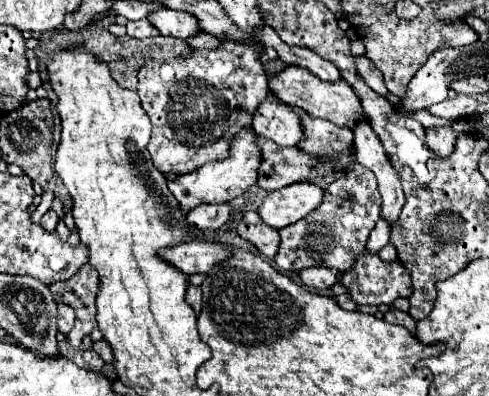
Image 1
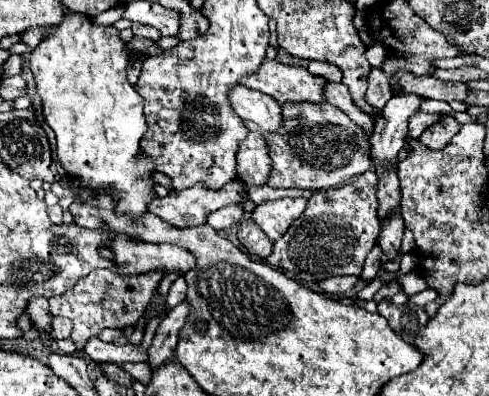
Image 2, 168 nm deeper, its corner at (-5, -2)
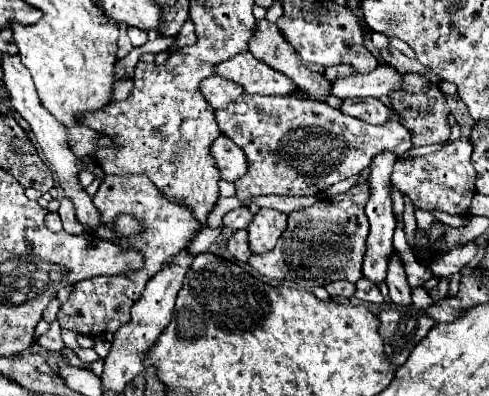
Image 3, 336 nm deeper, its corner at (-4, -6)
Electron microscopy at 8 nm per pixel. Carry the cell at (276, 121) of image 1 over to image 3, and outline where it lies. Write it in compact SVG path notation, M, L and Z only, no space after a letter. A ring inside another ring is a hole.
M210 76L200 84L200 90L204 94L204 98L208 100L208 104L216 110L216 108L226 108L232 100L236 100L238 96L244 94L244 90L240 90L240 84L232 84L230 80L224 80L220 76Z

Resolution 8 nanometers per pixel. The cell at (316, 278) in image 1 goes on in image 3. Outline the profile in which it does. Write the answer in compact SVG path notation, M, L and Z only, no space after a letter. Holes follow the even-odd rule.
M340 280L340 282L332 282L332 284L328 284L328 286L324 286L326 290L328 290L328 294L330 296L346 296L346 298L350 298L350 296L354 296L354 284L352 282L348 282L348 280Z

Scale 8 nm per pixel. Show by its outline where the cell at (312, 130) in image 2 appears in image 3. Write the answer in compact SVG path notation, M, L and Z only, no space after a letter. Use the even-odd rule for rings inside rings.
M244 94L240 100L232 102L228 108L216 110L216 120L224 136L234 140L246 154L250 166L246 176L236 180L236 198L248 200L250 196L262 194L280 194L280 196L304 196L304 194L318 194L332 184L346 180L350 176L362 174L364 168L370 166L372 158L382 152L390 150L394 154L402 154L410 150L410 132L400 122L388 120L388 124L374 126L364 120L356 120L352 116L342 116L338 108L328 106L326 102L316 102L308 98L296 96L252 96Z

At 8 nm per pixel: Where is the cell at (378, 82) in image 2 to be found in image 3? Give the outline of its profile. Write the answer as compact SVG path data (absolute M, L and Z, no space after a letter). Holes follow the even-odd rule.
M346 98L344 106L340 108L344 114L354 116L354 118L362 118L370 124L384 124L390 116L390 108L384 106L378 98Z

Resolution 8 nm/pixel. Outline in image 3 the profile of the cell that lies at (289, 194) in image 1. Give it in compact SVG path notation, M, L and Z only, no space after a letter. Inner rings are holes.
M260 208L258 214L254 214L252 224L248 226L252 252L254 254L270 252L276 246L286 226L288 226L288 214L274 208Z

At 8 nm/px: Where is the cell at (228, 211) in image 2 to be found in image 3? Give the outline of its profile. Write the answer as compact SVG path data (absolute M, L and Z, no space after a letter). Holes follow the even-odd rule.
M236 208L236 210L230 210L226 216L224 216L224 226L230 228L230 230L240 230L240 228L248 228L252 222L252 212L248 208Z

